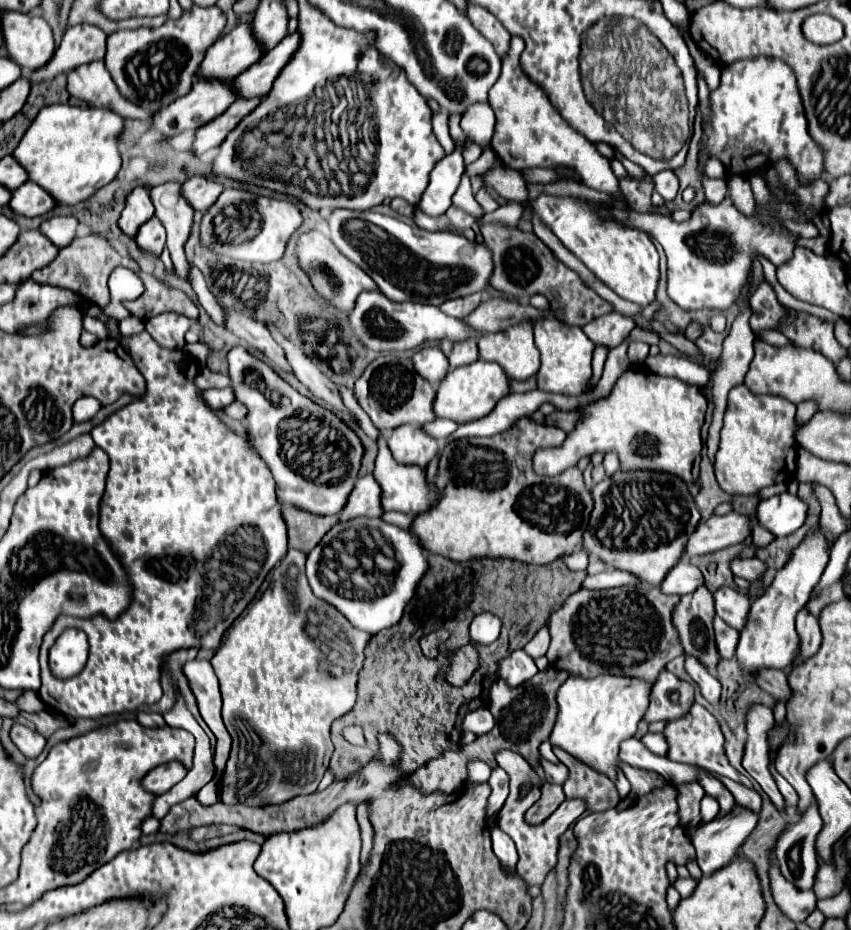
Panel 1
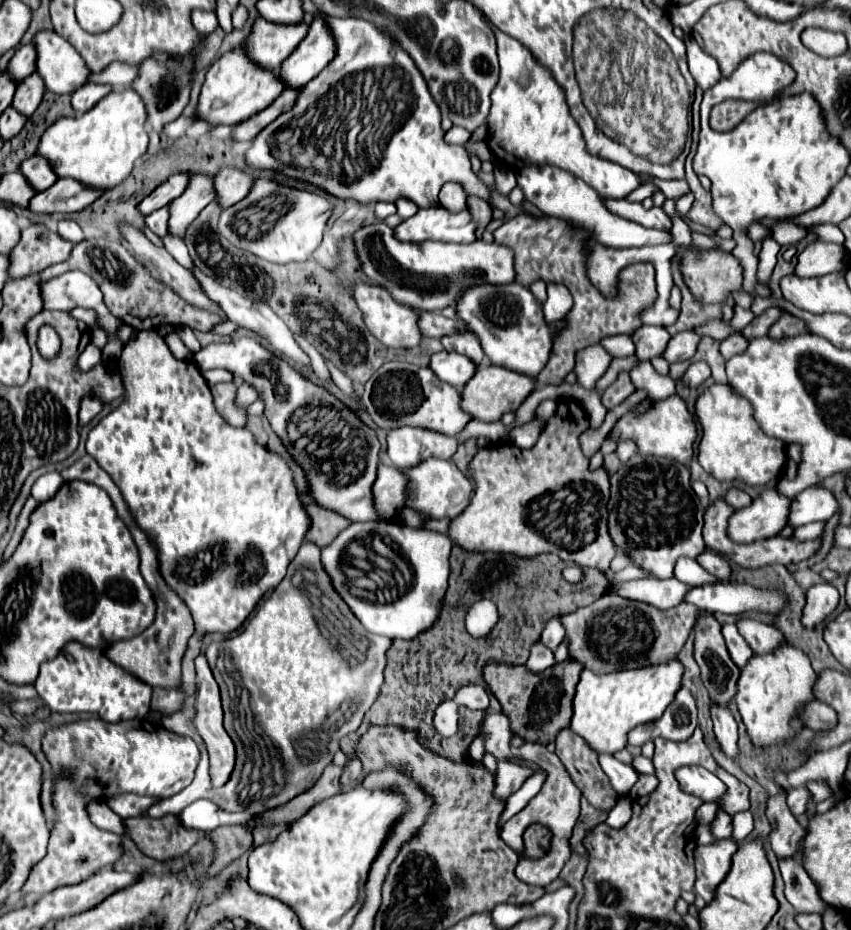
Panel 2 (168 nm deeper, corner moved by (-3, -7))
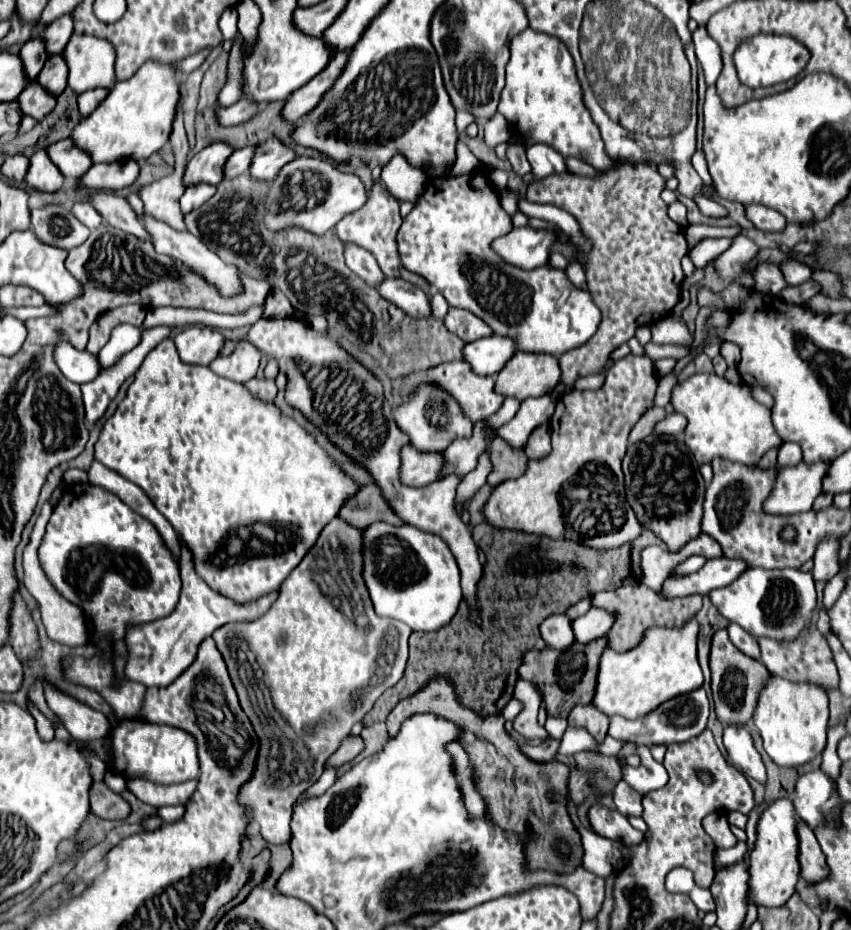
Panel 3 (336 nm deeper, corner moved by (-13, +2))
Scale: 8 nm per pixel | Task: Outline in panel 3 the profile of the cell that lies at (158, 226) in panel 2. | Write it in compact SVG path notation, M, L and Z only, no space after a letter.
M202 182L202 184L194 184L194 186L188 186L186 192L184 192L184 196L180 198L182 212L186 214L186 212L190 212L190 210L200 208L206 200L210 200L210 198L214 196L214 192L216 192L216 188L214 188L212 184L206 184L206 182Z

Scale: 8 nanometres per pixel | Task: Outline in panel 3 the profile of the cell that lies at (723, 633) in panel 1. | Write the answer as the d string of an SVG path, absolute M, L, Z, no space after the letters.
M728 624L728 636L730 636L730 640L732 640L732 644L740 650L740 652L744 652L746 656L750 656L750 658L760 658L760 646L758 646L758 640L754 638L754 636L750 636L746 630L742 630L738 624Z

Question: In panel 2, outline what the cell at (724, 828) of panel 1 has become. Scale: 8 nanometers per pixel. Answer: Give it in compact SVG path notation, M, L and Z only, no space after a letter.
M718 839L710 845L698 845L694 851L696 859L696 887L694 891L708 903L714 897L716 887L722 883L722 879L730 871L732 855L738 851L738 841Z

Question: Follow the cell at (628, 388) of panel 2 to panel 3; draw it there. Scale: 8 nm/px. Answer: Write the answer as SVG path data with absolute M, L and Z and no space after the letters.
M628 354L626 358L614 362L606 372L606 380L600 390L570 392L556 402L556 412L550 420L554 426L552 434L552 454L544 460L528 462L526 472L516 480L506 480L492 490L488 504L484 506L486 520L496 528L512 528L528 534L544 534L548 538L568 538L590 548L608 550L620 548L622 544L638 538L642 526L634 510L626 502L624 474L620 462L626 454L628 434L640 416L652 408L652 400L658 388L658 374L654 362L646 356Z

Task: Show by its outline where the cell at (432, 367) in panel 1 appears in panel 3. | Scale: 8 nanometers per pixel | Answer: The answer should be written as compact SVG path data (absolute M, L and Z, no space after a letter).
M496 334L464 346L464 360L480 376L498 374L514 354L516 344L512 342L512 338L500 338Z

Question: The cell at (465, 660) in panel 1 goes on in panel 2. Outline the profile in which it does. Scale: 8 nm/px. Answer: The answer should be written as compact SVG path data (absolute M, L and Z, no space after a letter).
M566 659L554 667L548 667L538 675L528 673L522 665L508 667L498 663L488 663L482 671L482 677L492 689L492 693L498 697L502 713L510 719L512 733L520 735L524 741L536 741L546 745L556 739L560 729L566 729L570 725L572 697L576 683L580 679L580 671L582 665L576 663L574 659Z

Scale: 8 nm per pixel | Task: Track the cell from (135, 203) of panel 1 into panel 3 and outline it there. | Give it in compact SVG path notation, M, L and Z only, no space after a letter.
M214 142L206 146L190 158L184 174L184 184L192 186L198 182L208 182L212 186L218 186L224 178L224 162L232 152L234 148L226 142Z

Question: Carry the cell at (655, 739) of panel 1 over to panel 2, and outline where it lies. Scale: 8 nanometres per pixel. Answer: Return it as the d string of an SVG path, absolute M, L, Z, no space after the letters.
M644 755L634 757L632 767L636 769L636 773L654 773L654 763L652 763L652 759L648 759L648 757L644 757Z

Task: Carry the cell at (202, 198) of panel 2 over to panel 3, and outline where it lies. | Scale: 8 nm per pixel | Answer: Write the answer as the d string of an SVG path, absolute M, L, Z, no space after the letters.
M246 146L246 148L240 148L240 150L234 150L234 154L228 158L226 162L226 180L230 178L236 178L240 174L246 174L248 172L248 166L252 162L252 154L254 154L254 146Z

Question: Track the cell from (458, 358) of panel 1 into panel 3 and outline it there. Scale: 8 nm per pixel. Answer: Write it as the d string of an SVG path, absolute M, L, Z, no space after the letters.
M450 308L444 316L444 324L464 342L474 342L478 338L486 338L492 334L492 328L488 328L478 316L460 308Z

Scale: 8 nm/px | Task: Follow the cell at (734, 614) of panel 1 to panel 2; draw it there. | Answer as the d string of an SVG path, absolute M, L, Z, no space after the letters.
M738 619L736 627L754 653L772 651L784 639L784 635L774 625L768 625L756 619Z

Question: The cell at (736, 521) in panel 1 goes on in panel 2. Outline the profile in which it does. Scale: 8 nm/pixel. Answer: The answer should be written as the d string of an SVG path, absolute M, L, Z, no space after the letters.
M776 489L762 491L760 497L746 509L734 511L728 523L728 535L734 543L754 543L776 537L786 525L790 499L778 495Z

